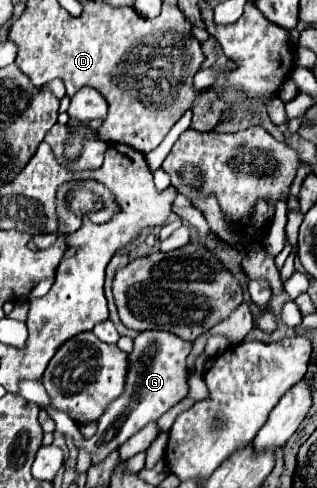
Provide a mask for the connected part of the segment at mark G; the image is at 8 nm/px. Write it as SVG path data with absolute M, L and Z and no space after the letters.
M142 331L134 339L134 351L130 351L130 369L128 369L128 381L126 381L126 393L114 401L106 413L98 421L98 431L94 437L86 439L78 425L70 421L64 413L58 413L50 407L48 395L44 391L44 385L32 385L32 381L20 381L18 389L20 395L28 401L34 401L36 405L44 407L48 415L56 421L56 431L62 435L72 437L74 445L78 449L84 449L92 457L92 465L100 465L112 451L116 451L124 441L128 441L132 435L136 435L142 427L156 421L162 413L166 413L172 405L182 401L188 393L188 369L186 369L186 357L192 351L192 343L176 337L168 331Z

